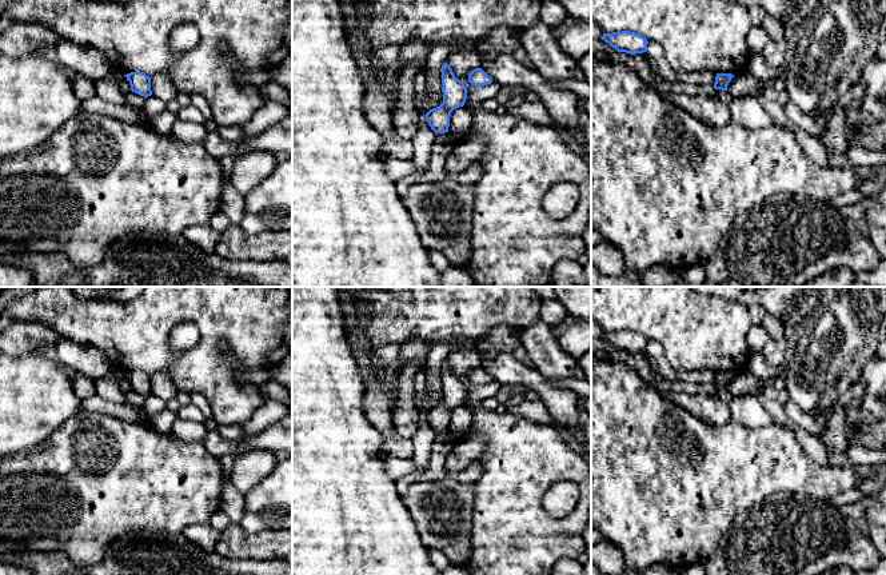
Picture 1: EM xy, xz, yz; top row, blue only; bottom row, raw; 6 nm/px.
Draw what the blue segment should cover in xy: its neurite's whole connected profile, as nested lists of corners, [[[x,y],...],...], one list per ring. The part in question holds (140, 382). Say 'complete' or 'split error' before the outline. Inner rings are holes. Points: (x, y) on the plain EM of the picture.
complete; [[[131,371],[124,375],[129,380],[132,391],[144,396],[148,396],[152,394],[151,376],[147,375],[144,371]]]

